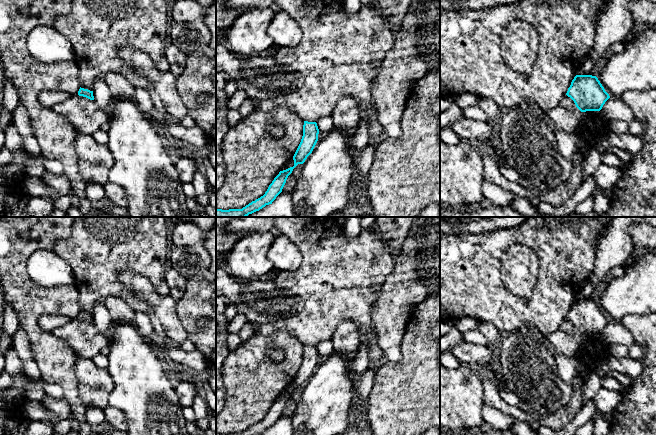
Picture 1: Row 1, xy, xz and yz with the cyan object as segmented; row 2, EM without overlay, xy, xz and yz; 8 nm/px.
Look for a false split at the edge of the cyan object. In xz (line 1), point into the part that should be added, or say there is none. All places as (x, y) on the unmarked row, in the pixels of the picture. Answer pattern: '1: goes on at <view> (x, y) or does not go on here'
1: does not go on here

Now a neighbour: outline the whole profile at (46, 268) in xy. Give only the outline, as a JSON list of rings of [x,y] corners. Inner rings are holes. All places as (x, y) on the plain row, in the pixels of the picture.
[[[40,249],[27,262],[30,278],[43,287],[74,284],[73,271],[54,250]]]

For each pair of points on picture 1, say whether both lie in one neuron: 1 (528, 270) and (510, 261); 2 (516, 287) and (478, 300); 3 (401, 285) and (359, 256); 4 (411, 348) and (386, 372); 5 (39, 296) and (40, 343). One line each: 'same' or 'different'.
1: same
2: different
3: different
4: same
5: same

